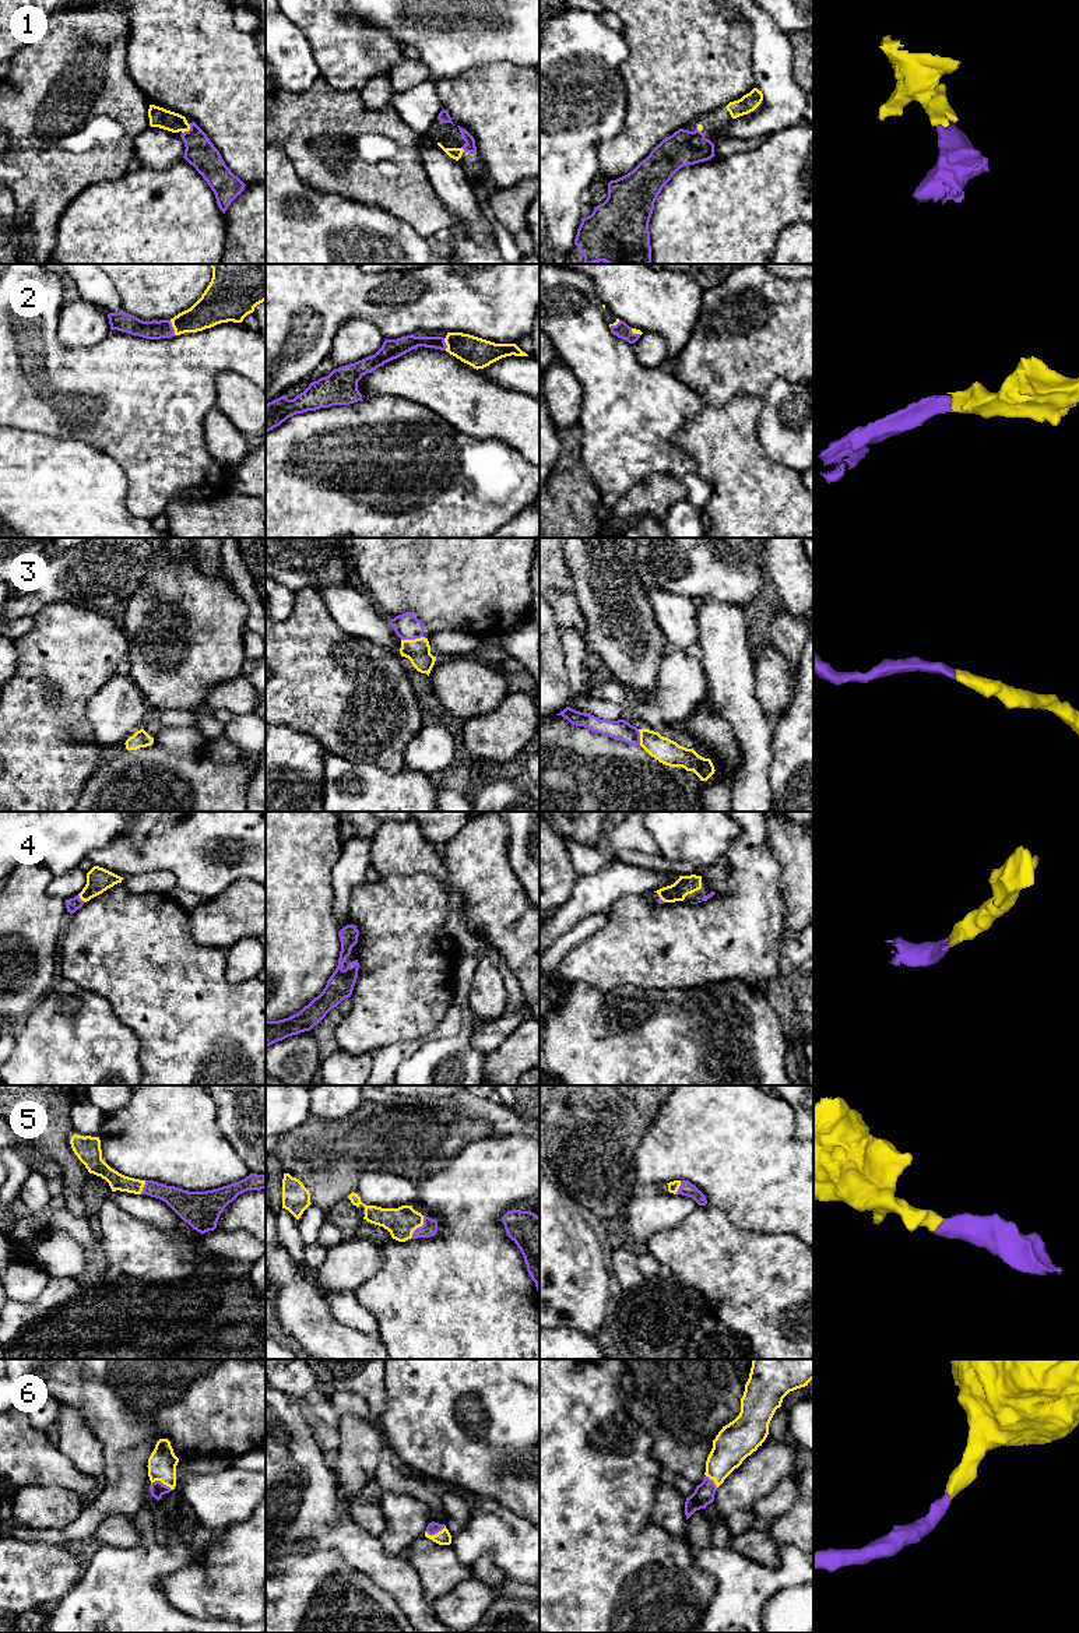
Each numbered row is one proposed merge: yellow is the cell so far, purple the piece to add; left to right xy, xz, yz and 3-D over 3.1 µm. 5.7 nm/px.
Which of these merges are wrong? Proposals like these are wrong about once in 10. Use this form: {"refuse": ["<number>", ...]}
{"refuse": []}

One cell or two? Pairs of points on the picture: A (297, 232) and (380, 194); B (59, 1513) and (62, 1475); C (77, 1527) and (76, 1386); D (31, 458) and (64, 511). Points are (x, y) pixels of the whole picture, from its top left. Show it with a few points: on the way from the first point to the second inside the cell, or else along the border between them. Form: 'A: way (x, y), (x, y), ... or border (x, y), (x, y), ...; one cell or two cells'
A: border (331, 193), (373, 204), (393, 215); two cells
B: border (27, 1487), (60, 1485), (73, 1491), (84, 1505); two cells
C: way (113, 1495), (118, 1491), (118, 1428), (112, 1422); one cell
D: way (31, 471), (31, 478), (52, 499); one cell

